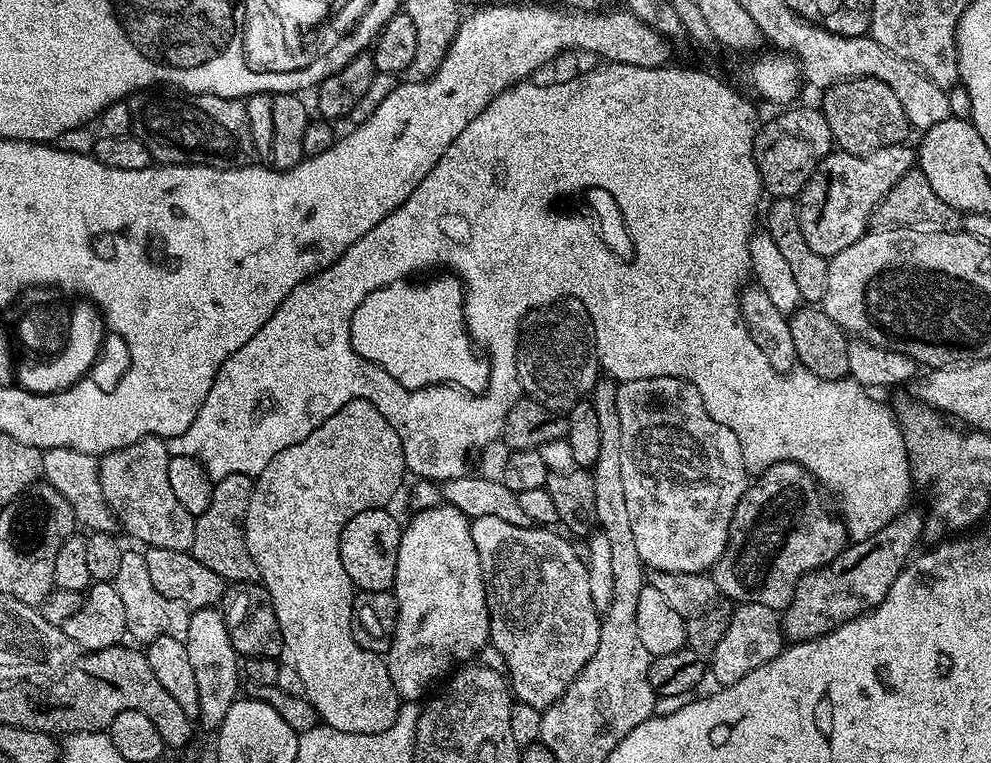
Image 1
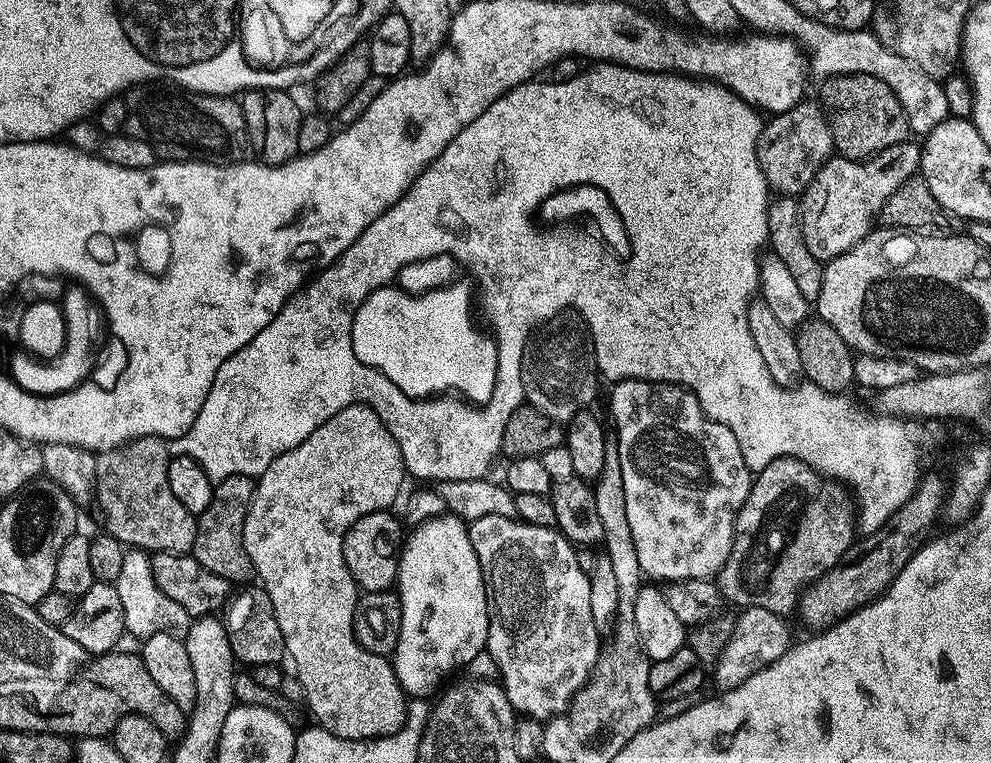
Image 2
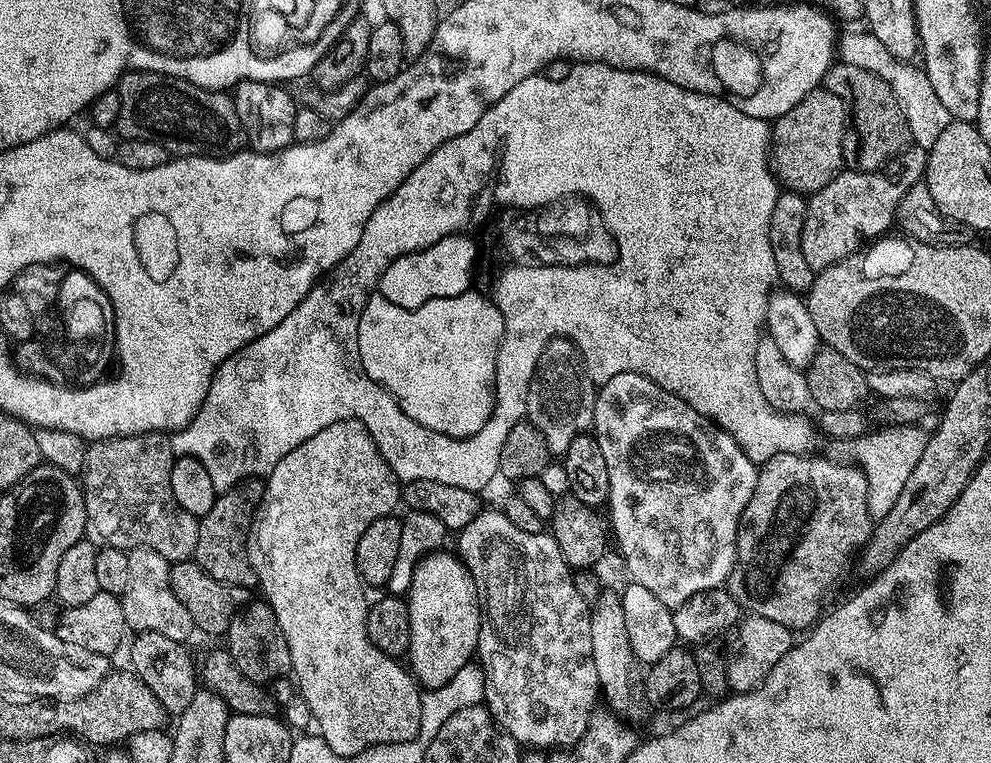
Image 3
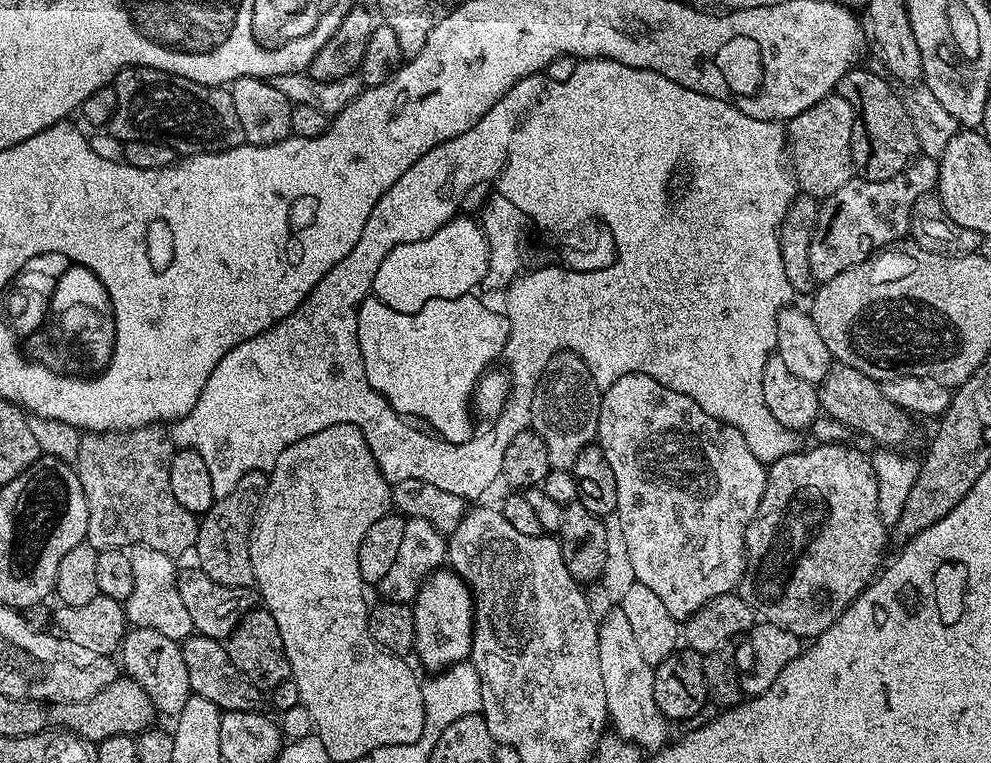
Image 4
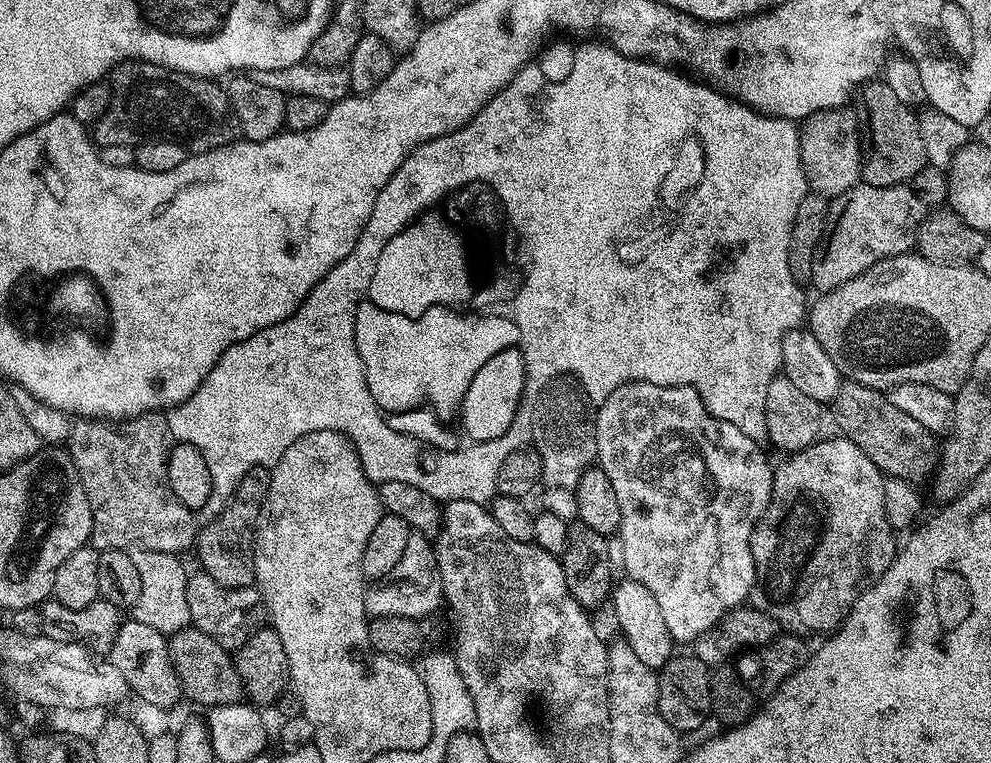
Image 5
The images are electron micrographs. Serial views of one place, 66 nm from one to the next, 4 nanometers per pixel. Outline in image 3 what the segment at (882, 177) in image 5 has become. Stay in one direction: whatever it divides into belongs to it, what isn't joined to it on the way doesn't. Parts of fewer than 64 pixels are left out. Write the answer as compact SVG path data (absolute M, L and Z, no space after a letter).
M836 62L824 75L822 86L830 90L830 94L838 94L850 113L850 128L856 131L856 140L860 143L860 149L856 152L859 171L883 169L893 156L909 147L912 131L906 122L906 114L892 87L882 82L878 74L870 74L870 70L861 70L853 64Z

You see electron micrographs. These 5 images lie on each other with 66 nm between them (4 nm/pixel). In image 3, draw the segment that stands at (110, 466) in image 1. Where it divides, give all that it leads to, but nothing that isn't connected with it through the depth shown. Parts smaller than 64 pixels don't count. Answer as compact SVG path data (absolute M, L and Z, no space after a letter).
M143 432L137 436L115 436L109 440L91 441L88 444L88 453L86 454L86 462L82 473L82 487L84 489L84 501L86 502L84 535L89 542L100 548L122 548L125 550L130 548L149 548L150 550L158 550L158 554L162 554L162 558L166 558L169 562L195 557L200 521L194 514L182 510L182 506L178 506L178 501L174 499L174 490L170 487L170 470L172 469L173 459L174 453L171 439L162 432Z

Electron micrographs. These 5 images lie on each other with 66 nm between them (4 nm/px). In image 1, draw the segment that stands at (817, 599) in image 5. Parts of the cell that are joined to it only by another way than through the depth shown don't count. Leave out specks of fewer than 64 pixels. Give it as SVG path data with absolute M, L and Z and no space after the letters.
M789 460L769 464L765 472L759 473L749 483L734 510L724 552L710 570L716 591L721 597L736 604L761 604L783 610L794 598L794 590L807 572L829 564L838 553L844 551L849 543L844 522L839 515L832 513L831 516L828 513L819 491L818 481L800 464Z

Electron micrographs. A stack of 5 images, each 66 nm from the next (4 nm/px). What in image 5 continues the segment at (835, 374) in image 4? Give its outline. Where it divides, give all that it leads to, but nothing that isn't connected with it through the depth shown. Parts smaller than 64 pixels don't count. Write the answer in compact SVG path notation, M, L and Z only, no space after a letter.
M851 382L841 383L836 396L830 402L830 408L830 415L835 420L837 429L847 436L850 442L854 442L854 446L858 446L858 450L862 450L862 454L866 454L866 458L870 458L870 462L874 462L874 466L878 466L885 477L917 482L916 480L924 479L927 481L935 473L938 463L937 437L926 426L914 422L910 414L898 410L898 406L890 403L881 389L867 388Z

